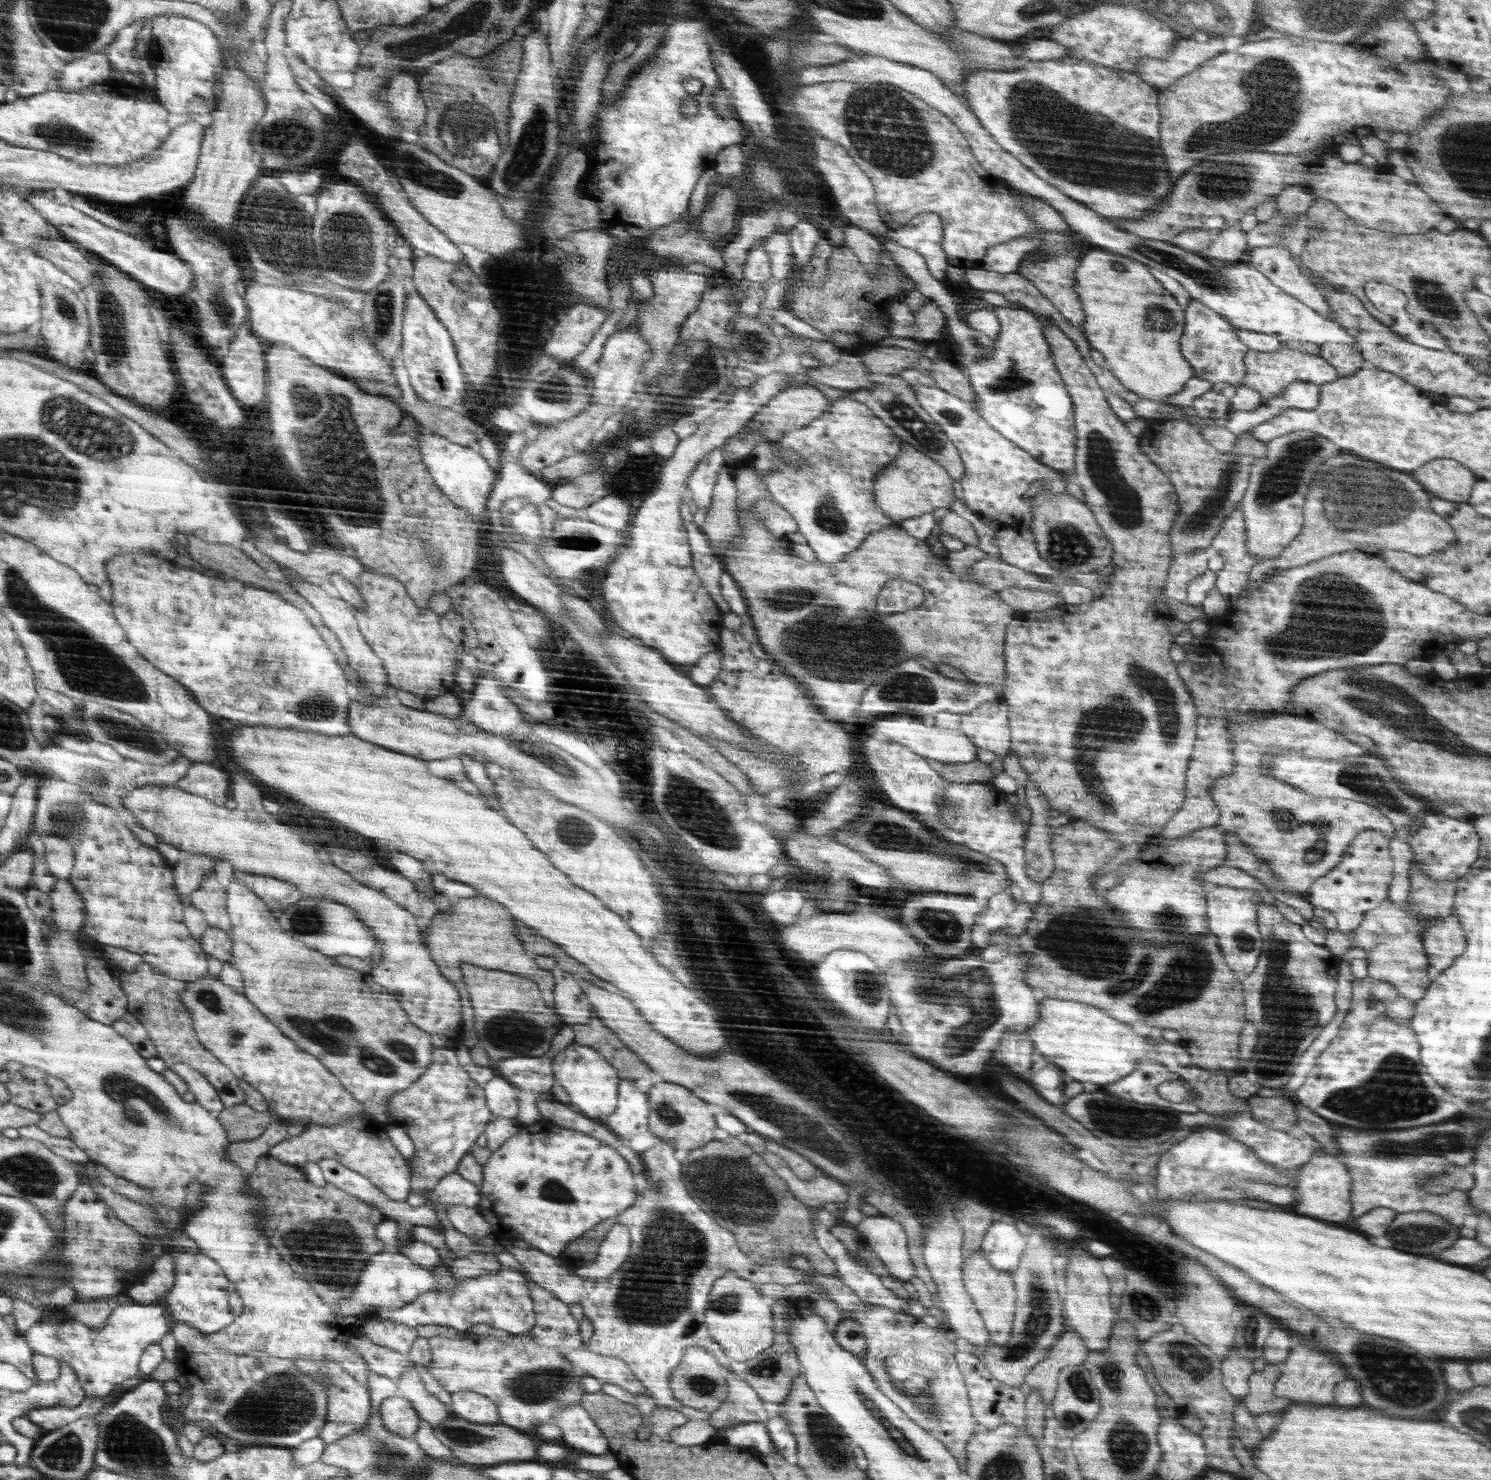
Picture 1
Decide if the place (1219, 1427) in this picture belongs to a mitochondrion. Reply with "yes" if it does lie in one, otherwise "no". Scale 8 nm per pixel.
no

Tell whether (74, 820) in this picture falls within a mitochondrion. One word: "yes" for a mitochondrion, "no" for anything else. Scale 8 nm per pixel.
yes

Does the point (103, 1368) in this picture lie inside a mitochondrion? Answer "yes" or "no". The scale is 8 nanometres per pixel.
no

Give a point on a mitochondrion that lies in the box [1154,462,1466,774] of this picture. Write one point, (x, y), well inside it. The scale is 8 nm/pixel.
(1352, 503)

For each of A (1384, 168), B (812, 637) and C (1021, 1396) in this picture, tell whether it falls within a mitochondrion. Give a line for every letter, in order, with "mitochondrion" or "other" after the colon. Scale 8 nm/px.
A: other
B: mitochondrion
C: other

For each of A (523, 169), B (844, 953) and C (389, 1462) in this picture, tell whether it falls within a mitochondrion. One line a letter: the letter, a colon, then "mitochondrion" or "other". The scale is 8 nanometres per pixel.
A: mitochondrion
B: other
C: mitochondrion

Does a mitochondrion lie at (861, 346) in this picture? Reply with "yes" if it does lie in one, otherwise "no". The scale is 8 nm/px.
no

